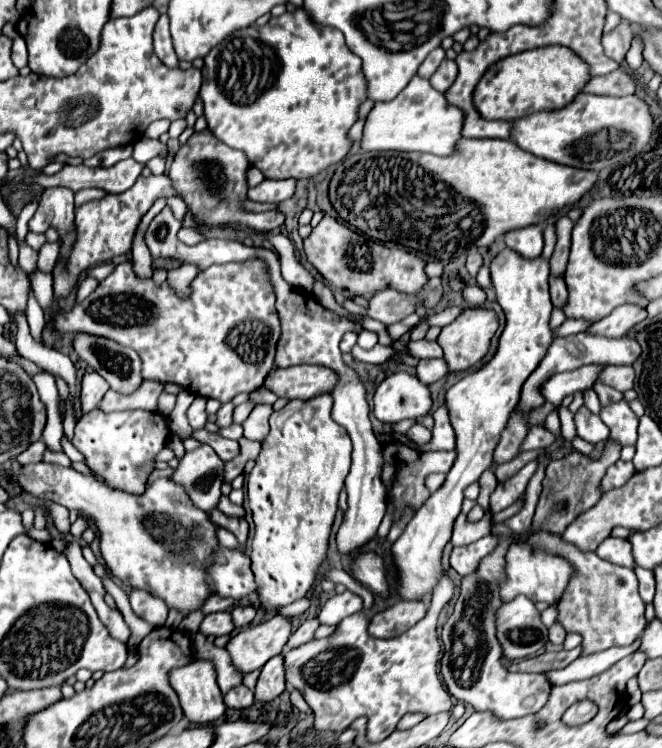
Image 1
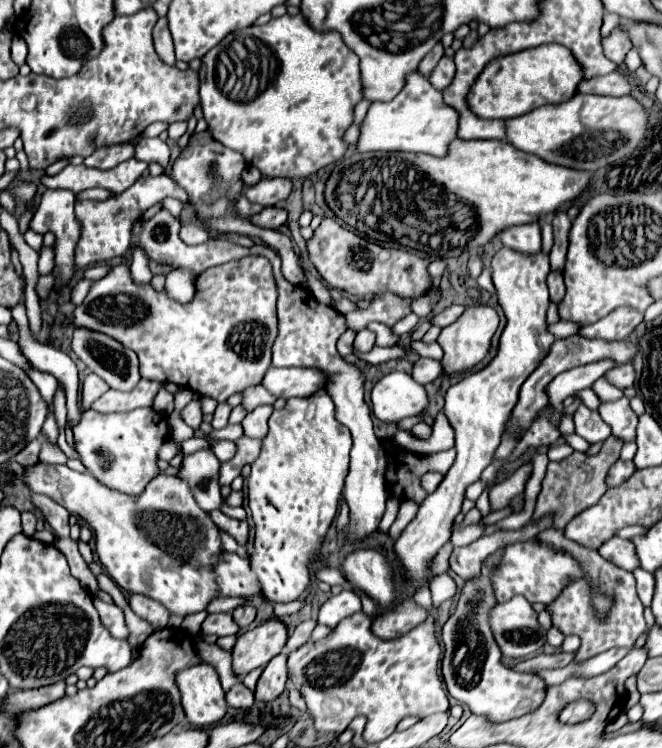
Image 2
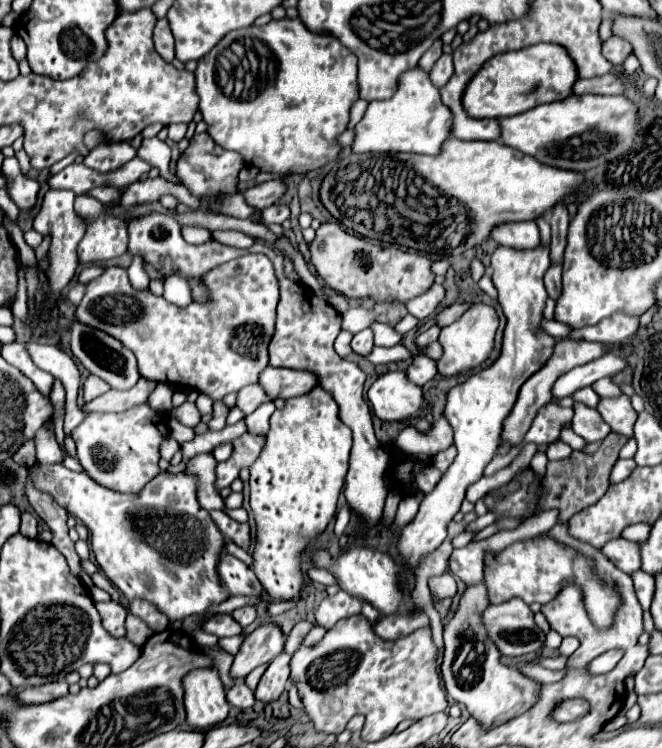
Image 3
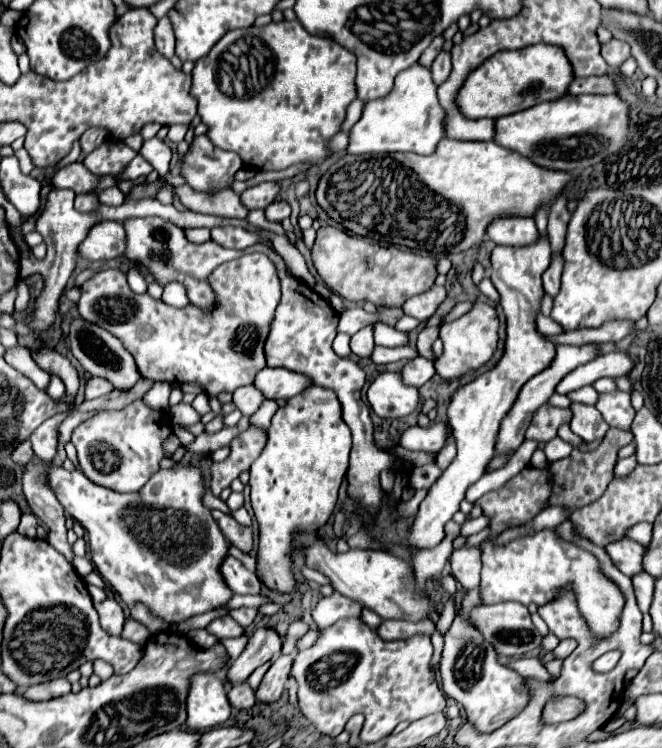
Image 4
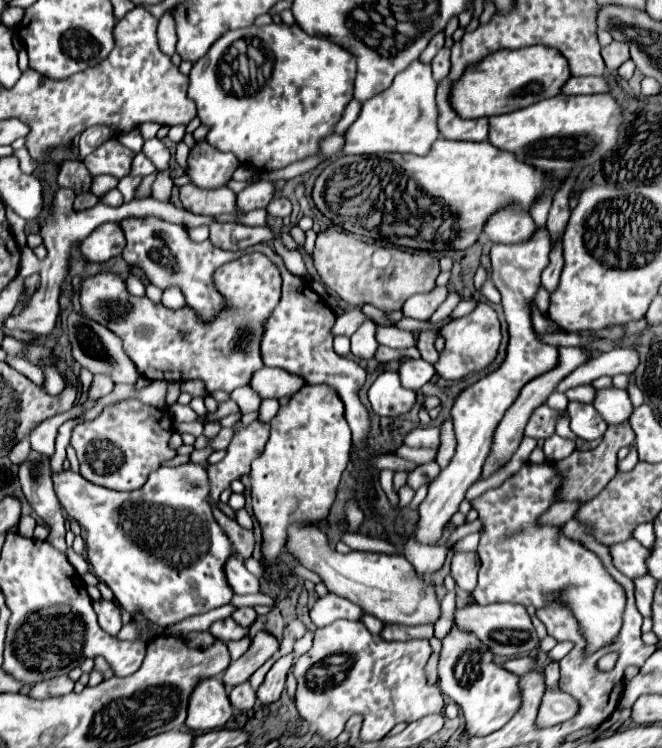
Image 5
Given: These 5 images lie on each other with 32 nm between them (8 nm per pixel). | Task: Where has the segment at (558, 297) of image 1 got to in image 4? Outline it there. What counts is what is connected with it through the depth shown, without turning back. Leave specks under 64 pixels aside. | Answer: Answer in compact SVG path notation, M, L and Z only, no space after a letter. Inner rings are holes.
M556 254L552 256L552 262L550 266L546 268L544 276L542 276L542 284L544 284L544 290L550 294L550 296L556 296L556 292L560 290L560 274L562 274L562 254Z

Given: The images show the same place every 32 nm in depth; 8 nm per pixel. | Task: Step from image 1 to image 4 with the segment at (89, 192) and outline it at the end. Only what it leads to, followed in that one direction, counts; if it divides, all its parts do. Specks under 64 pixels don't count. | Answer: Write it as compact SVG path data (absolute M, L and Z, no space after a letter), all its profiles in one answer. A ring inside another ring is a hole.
M116 186L104 190L104 192L96 194L96 196L98 196L100 204L106 204L106 206L120 206L120 204L124 204L124 194Z

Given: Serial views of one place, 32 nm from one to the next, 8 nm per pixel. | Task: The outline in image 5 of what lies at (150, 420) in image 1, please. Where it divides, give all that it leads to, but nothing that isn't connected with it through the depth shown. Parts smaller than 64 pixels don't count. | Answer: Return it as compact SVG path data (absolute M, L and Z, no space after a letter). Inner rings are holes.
M128 400L106 406L94 420L78 422L70 444L76 450L80 474L86 480L110 490L138 490L150 472L176 456L176 450L168 446L172 434L174 424L164 410L142 404L140 400Z

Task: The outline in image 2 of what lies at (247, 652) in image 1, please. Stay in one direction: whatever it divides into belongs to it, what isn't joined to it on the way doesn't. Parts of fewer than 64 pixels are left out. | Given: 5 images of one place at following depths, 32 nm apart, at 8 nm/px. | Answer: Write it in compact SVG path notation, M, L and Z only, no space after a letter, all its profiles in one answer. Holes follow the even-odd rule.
M268 620L254 630L238 634L236 648L232 652L232 670L238 678L244 678L258 666L266 666L278 656L288 640L286 626L278 620Z

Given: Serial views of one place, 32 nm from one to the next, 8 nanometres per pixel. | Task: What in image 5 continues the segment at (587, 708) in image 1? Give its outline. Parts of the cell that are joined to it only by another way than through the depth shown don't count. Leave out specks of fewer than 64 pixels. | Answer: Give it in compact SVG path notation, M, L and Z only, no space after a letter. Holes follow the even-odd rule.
M550 662L544 670L544 682L546 682L546 692L542 696L540 708L538 708L538 716L536 716L536 726L538 728L548 728L548 726L556 726L568 718L572 718L576 714L576 706L578 702L558 690L558 680L560 680L560 672L558 672L558 662Z

